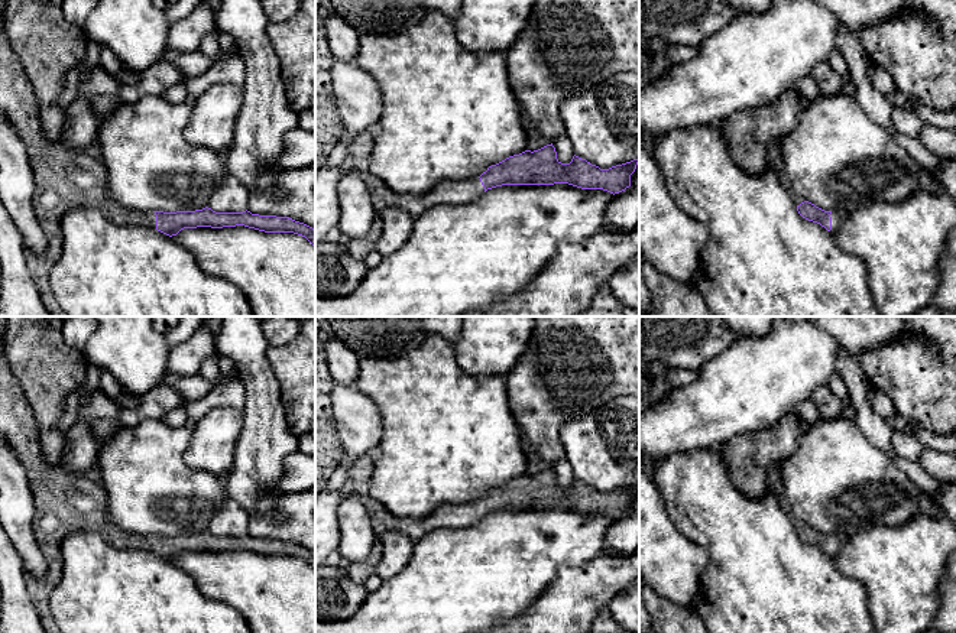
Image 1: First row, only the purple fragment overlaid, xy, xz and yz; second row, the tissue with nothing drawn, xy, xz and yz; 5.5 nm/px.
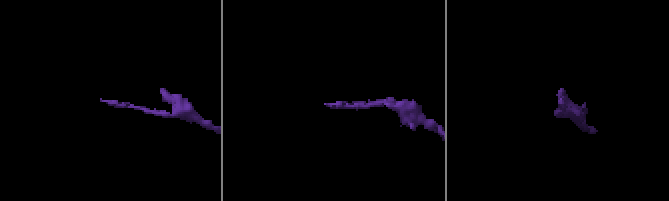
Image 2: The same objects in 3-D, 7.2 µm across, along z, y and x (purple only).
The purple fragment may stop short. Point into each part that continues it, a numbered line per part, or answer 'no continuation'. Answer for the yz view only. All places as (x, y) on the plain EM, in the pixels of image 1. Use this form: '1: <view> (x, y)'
1: yz (838, 541)

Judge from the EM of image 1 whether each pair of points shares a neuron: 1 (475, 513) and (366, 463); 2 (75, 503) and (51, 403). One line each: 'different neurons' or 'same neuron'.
1: same neuron
2: different neurons

